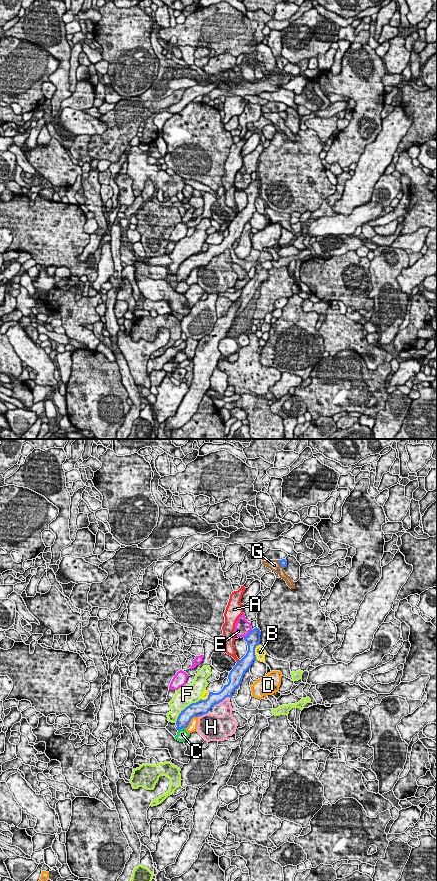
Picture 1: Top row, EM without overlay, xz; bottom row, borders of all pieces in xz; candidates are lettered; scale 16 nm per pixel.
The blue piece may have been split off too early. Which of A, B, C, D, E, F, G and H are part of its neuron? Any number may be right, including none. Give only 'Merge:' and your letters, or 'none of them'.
Merge: none of them

